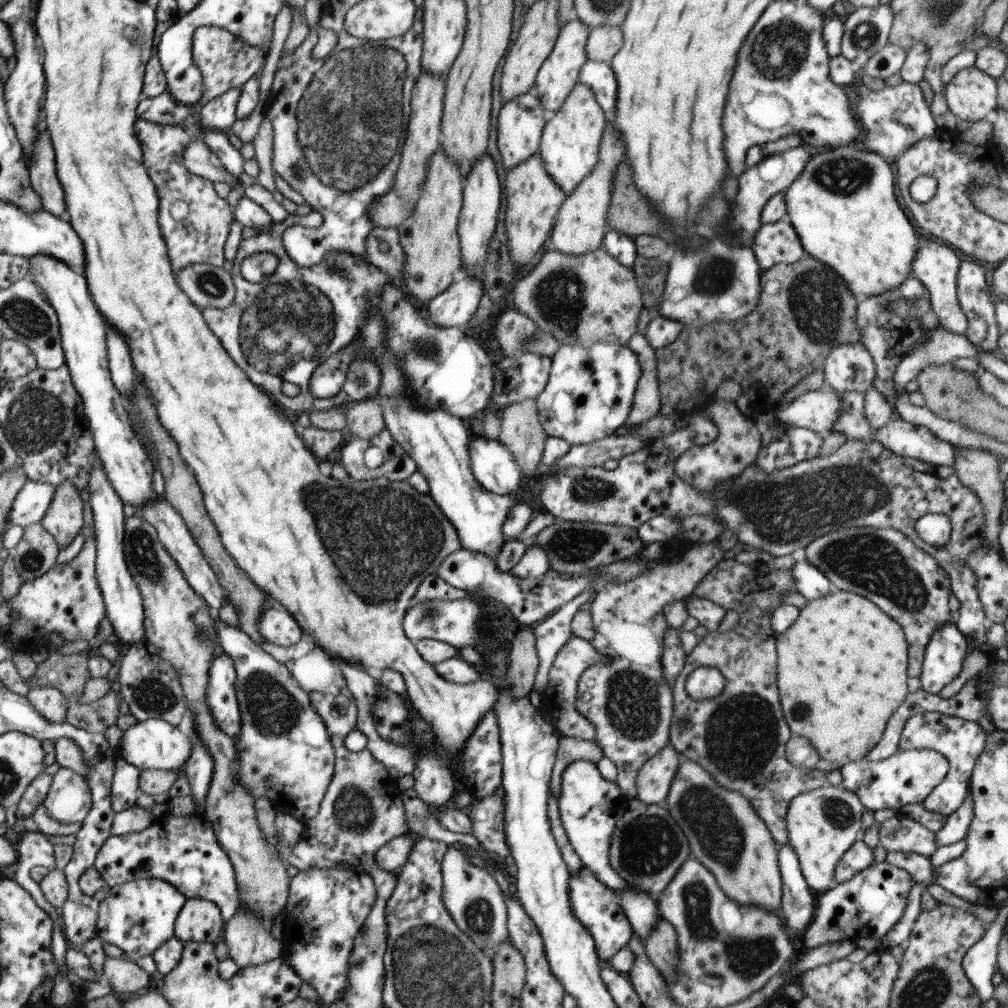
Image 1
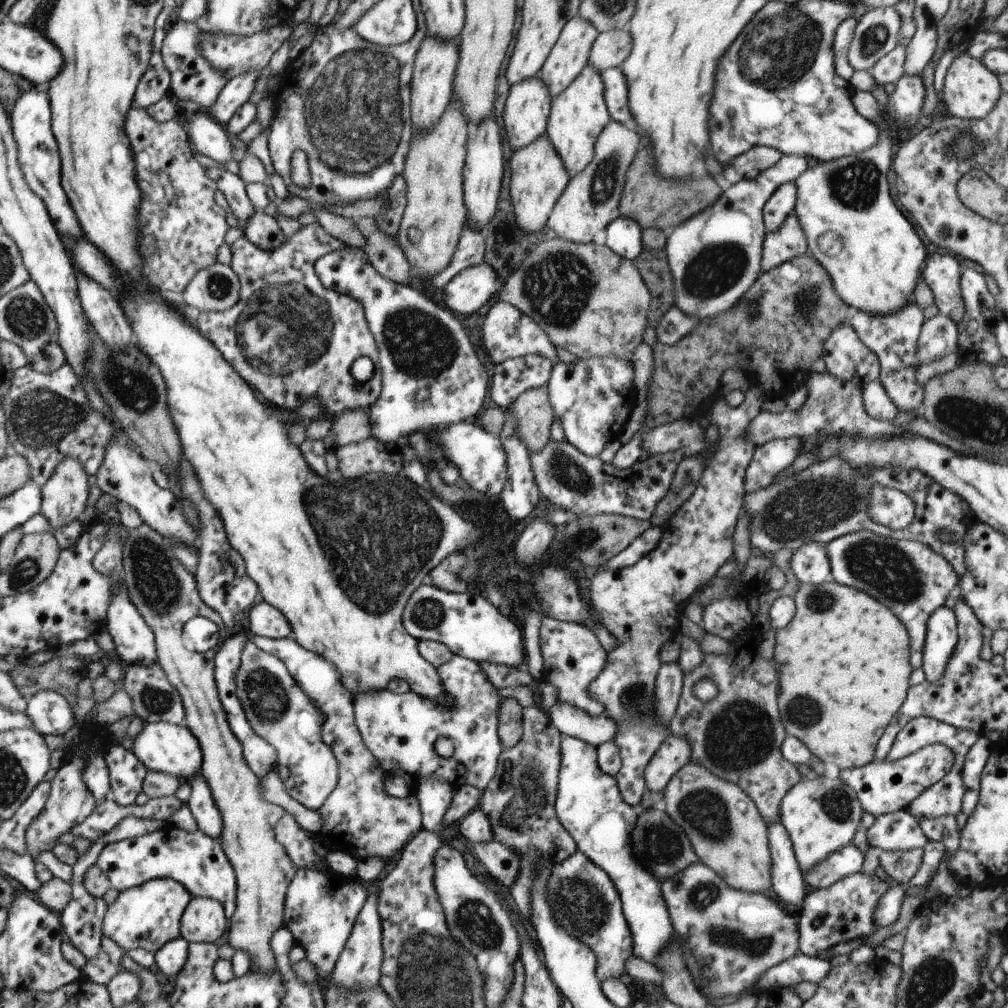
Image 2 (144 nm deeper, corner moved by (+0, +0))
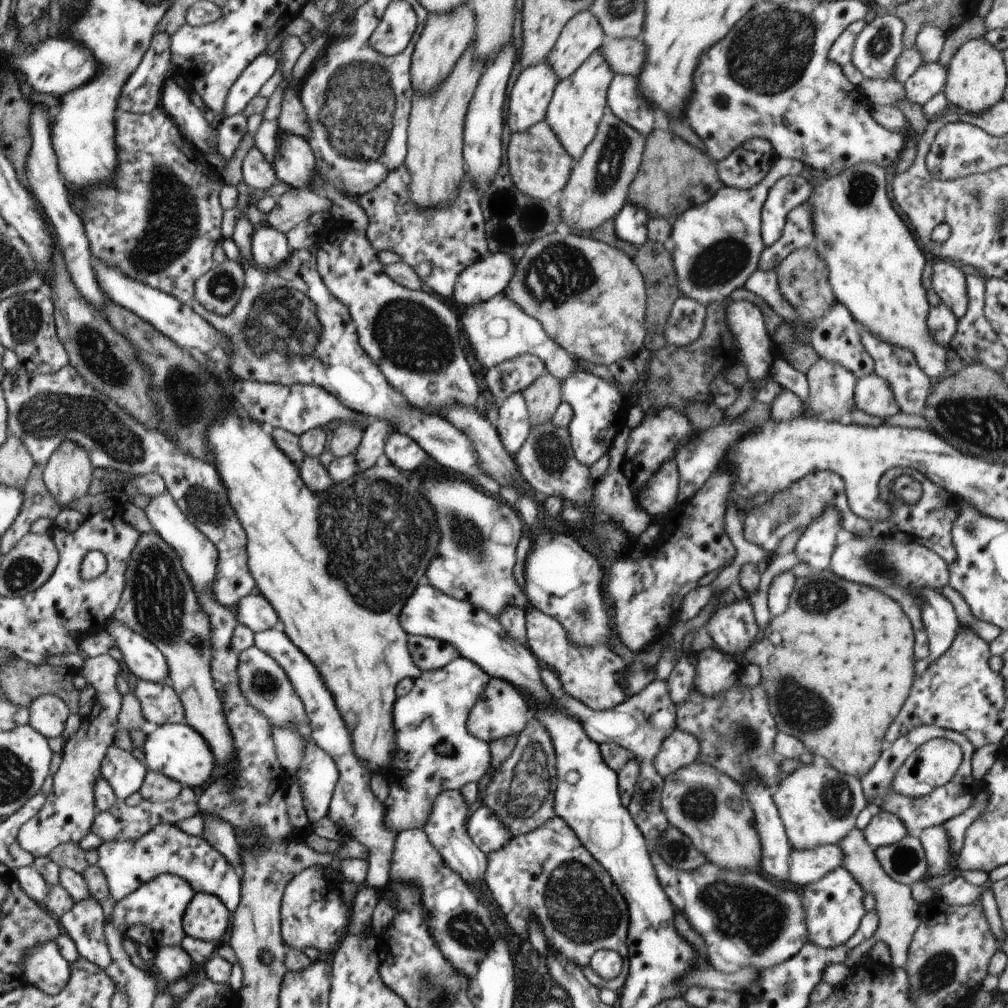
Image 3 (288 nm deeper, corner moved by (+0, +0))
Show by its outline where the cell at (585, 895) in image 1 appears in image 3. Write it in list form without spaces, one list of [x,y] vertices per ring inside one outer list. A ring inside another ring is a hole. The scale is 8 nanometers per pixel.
[[[555,816],[541,828],[523,836],[513,836],[501,850],[485,856],[485,886],[511,930],[521,936],[521,942],[527,940],[527,924],[529,916],[533,916],[541,924],[547,944],[583,968],[587,968],[597,950],[617,952],[625,962],[617,978],[603,980],[589,968],[585,970],[585,978],[599,990],[607,988],[619,994],[629,974],[627,902],[619,894],[619,888],[613,884],[607,870],[583,848],[575,832]]]

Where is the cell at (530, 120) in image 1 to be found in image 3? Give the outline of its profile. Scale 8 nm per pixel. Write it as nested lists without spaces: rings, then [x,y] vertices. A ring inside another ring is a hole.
[[[545,62],[529,66],[517,76],[507,98],[507,124],[511,134],[523,134],[533,124],[545,120],[557,84],[557,76]]]

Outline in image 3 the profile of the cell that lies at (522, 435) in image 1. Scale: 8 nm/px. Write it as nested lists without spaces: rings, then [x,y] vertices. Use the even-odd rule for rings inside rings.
[[[545,372],[521,392],[527,406],[531,428],[541,426],[553,418],[557,406],[563,402],[559,390],[561,390],[561,380]]]

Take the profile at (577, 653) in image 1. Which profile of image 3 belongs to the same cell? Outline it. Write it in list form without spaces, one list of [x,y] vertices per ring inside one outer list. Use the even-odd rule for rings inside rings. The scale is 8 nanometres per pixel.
[[[527,610],[525,632],[527,632],[525,646],[529,648],[529,652],[535,654],[541,666],[551,668],[557,674],[565,696],[579,700],[581,704],[589,706],[595,712],[611,710],[625,700],[625,692],[621,690],[619,680],[627,666],[623,658],[615,656],[607,644],[595,644],[591,648],[577,648],[567,636],[567,630],[563,630],[563,626],[553,616],[545,616],[539,610]]]

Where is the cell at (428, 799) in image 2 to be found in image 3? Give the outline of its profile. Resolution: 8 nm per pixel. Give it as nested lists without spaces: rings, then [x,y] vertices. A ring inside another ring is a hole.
[[[443,790],[439,796],[435,796],[427,822],[423,824],[423,832],[427,834],[427,840],[431,842],[431,846],[441,854],[443,862],[451,870],[455,870],[467,884],[481,882],[485,878],[485,870],[487,870],[485,852],[481,852],[467,834],[467,820],[469,820],[471,812],[473,812],[473,808],[469,808],[465,804],[459,790]]]

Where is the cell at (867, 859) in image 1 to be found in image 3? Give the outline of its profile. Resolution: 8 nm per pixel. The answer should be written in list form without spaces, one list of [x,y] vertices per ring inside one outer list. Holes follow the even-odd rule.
[[[821,846],[815,850],[793,850],[789,864],[789,882],[797,886],[815,884],[823,880],[835,868],[843,868],[843,848],[841,846]]]

